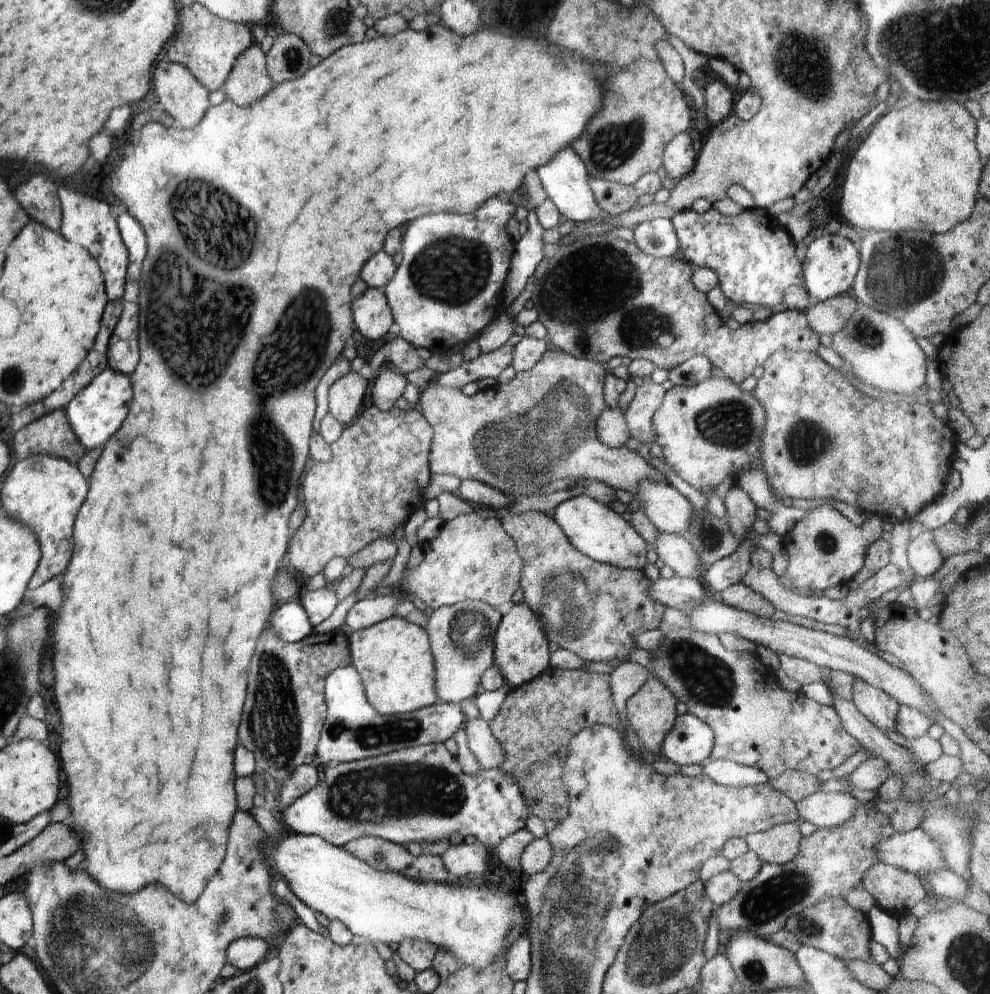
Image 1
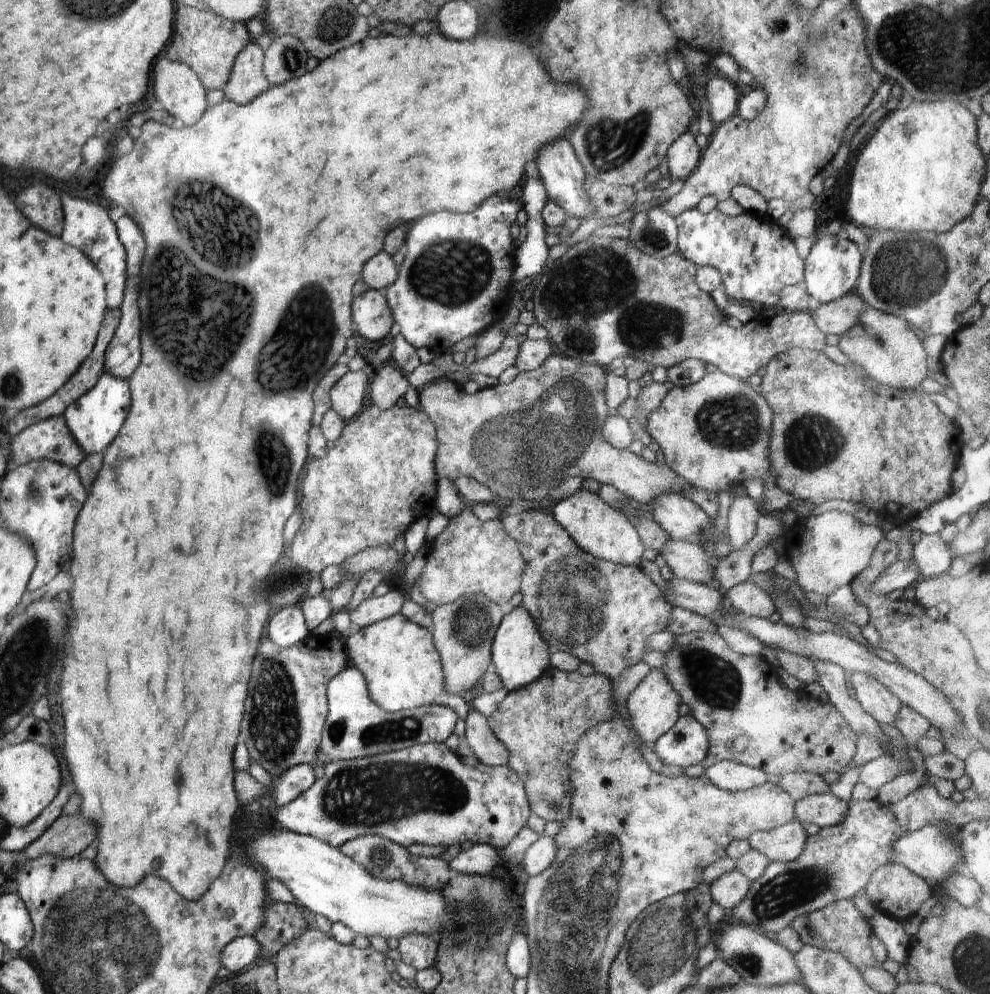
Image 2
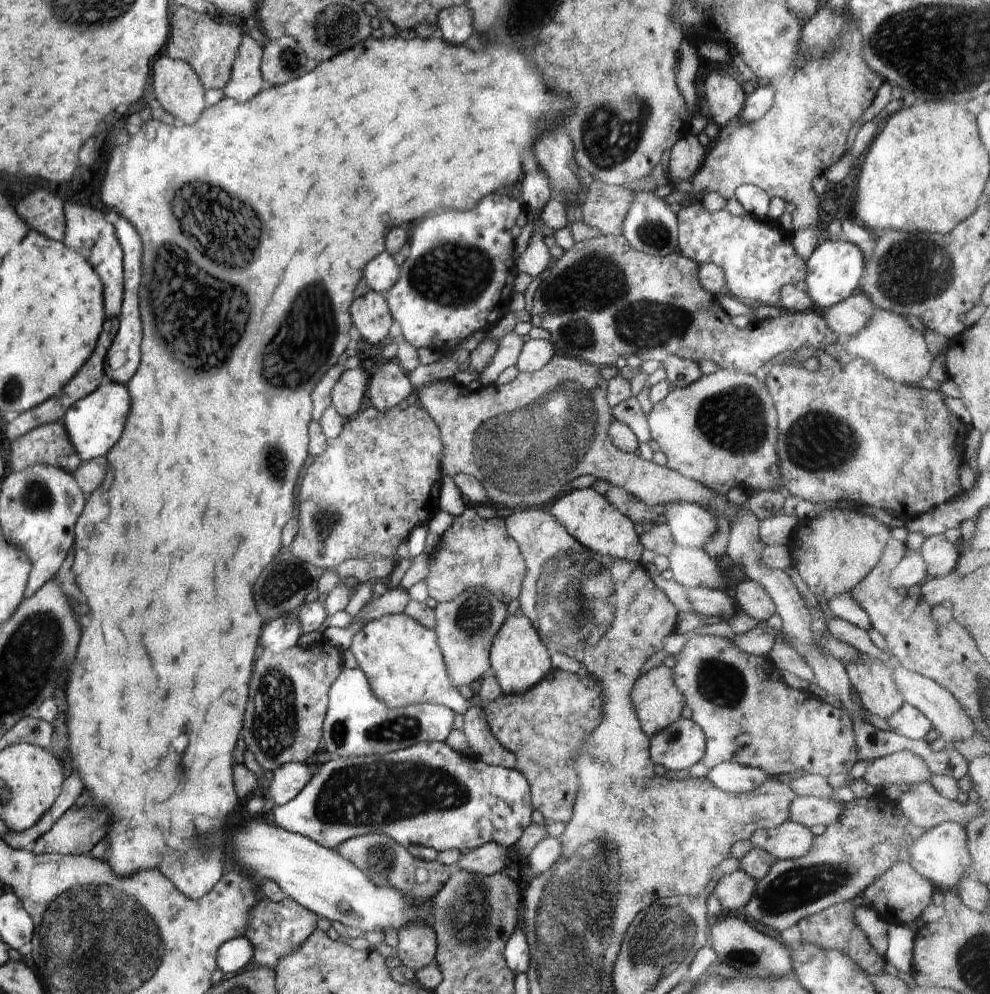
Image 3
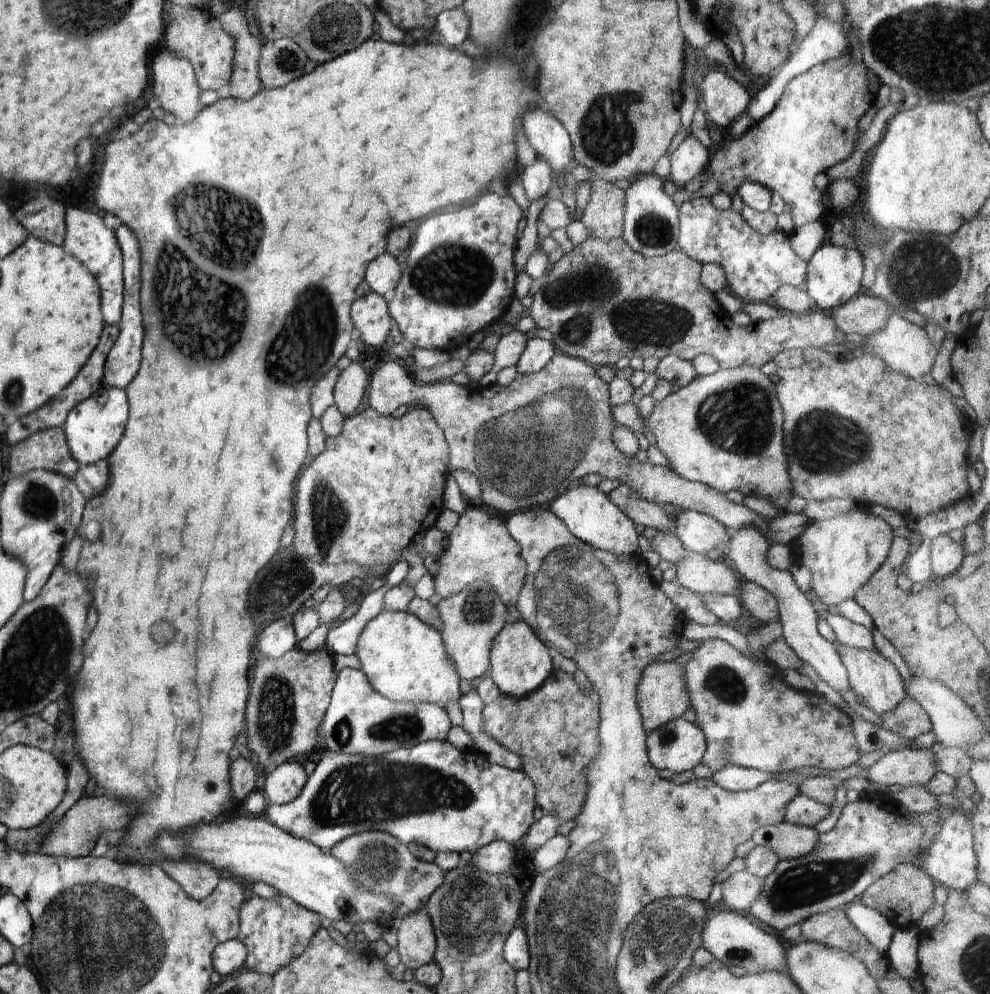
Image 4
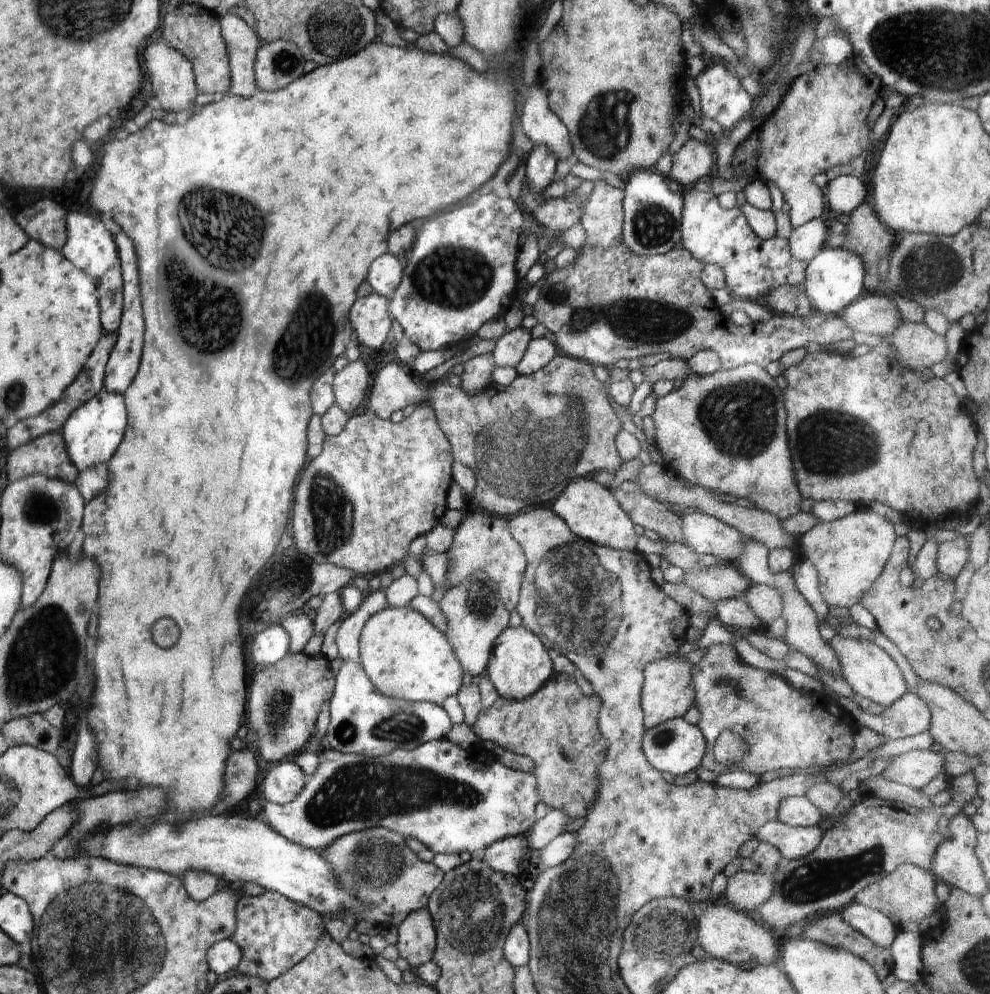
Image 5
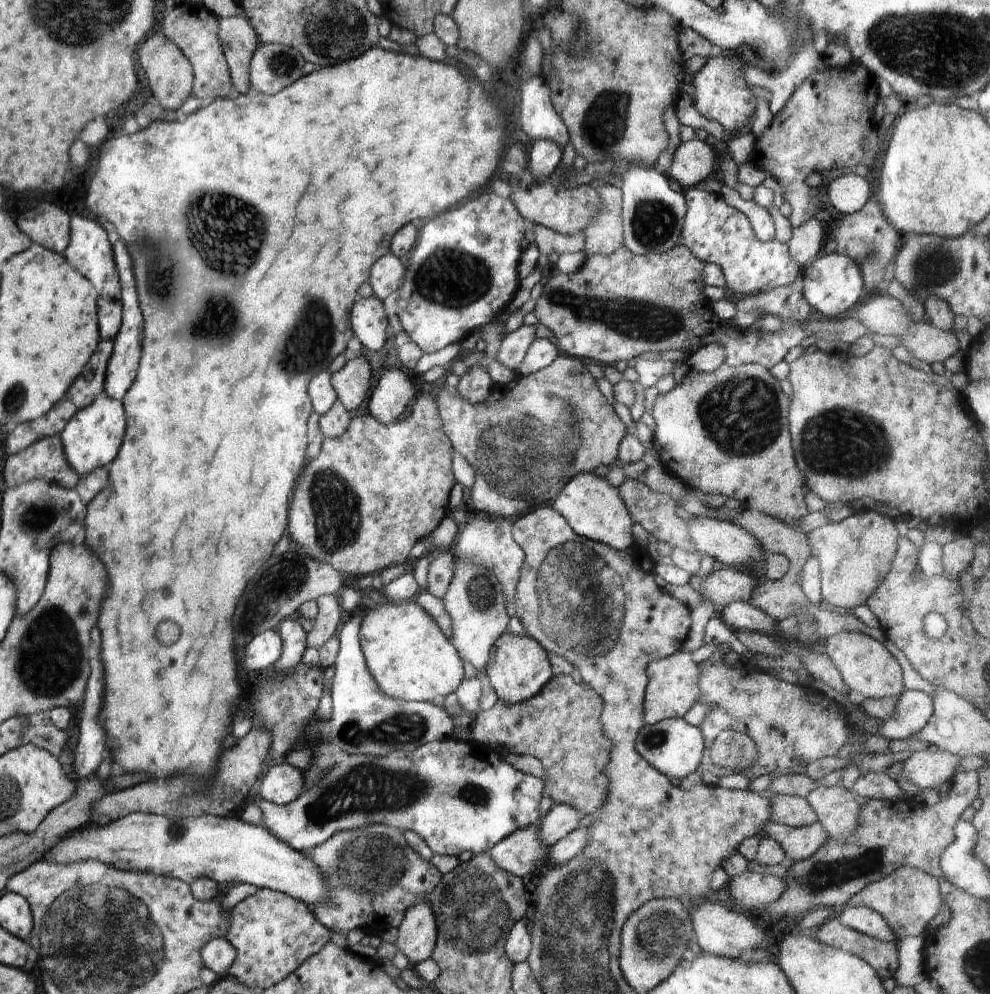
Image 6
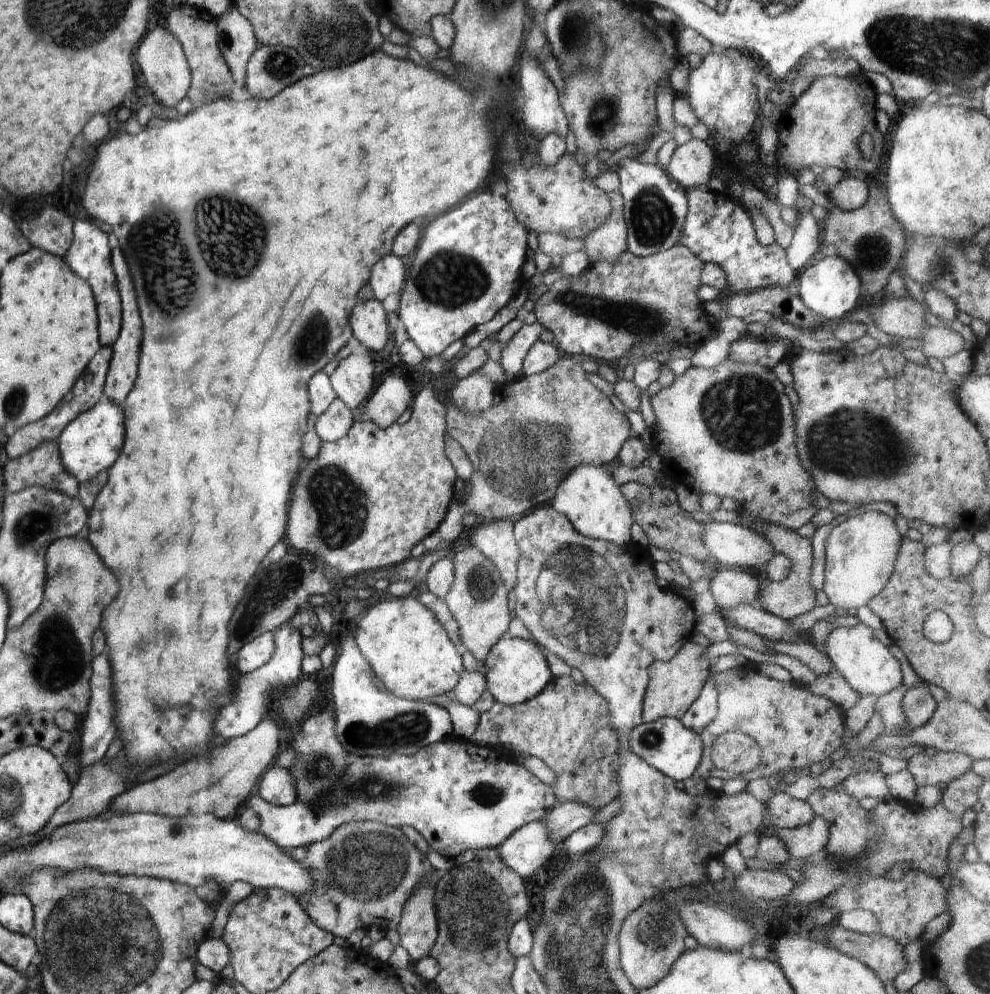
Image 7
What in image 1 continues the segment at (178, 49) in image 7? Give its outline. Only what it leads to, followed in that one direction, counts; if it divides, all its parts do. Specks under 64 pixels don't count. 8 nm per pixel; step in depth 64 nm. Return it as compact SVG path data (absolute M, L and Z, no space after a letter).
M168 60L158 62L154 70L155 92L159 102L170 116L176 120L176 126L182 129L194 128L204 118L211 107L210 91L184 66Z

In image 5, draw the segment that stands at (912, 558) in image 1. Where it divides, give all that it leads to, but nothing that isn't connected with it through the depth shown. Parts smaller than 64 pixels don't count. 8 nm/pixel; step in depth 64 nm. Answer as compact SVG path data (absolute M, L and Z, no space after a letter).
M961 536L948 542L936 542L938 545L936 568L940 577L954 579L964 568L969 561L967 540L968 536Z

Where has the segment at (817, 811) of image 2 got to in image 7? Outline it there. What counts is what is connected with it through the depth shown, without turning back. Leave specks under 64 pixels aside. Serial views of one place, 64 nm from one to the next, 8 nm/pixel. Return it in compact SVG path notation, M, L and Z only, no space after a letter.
M780 790L765 803L765 813L775 829L790 830L812 822L816 815L807 800L792 798Z

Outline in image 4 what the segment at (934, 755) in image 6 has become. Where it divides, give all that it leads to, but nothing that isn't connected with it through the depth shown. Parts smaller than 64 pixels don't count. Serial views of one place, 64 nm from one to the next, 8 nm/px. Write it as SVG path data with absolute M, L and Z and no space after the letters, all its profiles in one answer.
M900 749L890 751L868 770L867 780L881 789L892 785L925 786L935 774L934 764L936 764L936 762L934 762L933 754L934 753L928 749Z

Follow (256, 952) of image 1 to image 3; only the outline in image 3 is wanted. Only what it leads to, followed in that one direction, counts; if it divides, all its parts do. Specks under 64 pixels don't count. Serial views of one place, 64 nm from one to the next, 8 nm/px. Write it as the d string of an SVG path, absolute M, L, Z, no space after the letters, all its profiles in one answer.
M246 936L229 940L218 950L218 958L216 958L218 968L222 970L225 977L235 975L252 965L253 954L254 946Z

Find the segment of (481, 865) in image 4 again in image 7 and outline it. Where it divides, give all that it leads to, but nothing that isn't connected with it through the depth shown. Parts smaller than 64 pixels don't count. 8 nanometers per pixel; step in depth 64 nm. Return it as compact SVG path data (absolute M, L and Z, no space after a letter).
M546 818L515 830L497 849L502 860L523 879L541 874L550 860L563 854L560 842L551 837Z

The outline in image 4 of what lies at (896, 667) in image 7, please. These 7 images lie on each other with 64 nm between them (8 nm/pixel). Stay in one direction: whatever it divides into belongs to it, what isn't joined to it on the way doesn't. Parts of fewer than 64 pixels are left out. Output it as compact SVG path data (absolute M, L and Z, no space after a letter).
M832 639L832 644L838 648L837 653L846 668L850 687L862 696L865 706L876 715L882 716L890 710L894 710L902 700L906 698L904 681L894 664L887 660L879 651L862 650L852 646L844 646Z

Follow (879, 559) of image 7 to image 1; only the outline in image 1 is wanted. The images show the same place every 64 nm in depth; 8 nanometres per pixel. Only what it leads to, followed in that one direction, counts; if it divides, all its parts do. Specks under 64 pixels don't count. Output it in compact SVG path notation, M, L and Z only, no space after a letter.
M821 506L809 510L807 514L790 530L788 538L784 538L783 549L788 555L787 578L793 582L797 592L817 595L826 588L838 585L851 585L853 576L863 567L865 556L872 540L866 540L862 528L856 528L848 518L830 506Z

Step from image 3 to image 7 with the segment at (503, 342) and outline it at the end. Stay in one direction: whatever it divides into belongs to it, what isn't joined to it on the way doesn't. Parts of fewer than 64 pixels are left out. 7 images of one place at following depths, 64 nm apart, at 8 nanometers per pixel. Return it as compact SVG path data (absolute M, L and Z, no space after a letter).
M535 321L529 325L522 325L512 340L501 350L501 365L505 370L507 381L515 381L523 374L523 362L530 347L540 338L543 326Z

